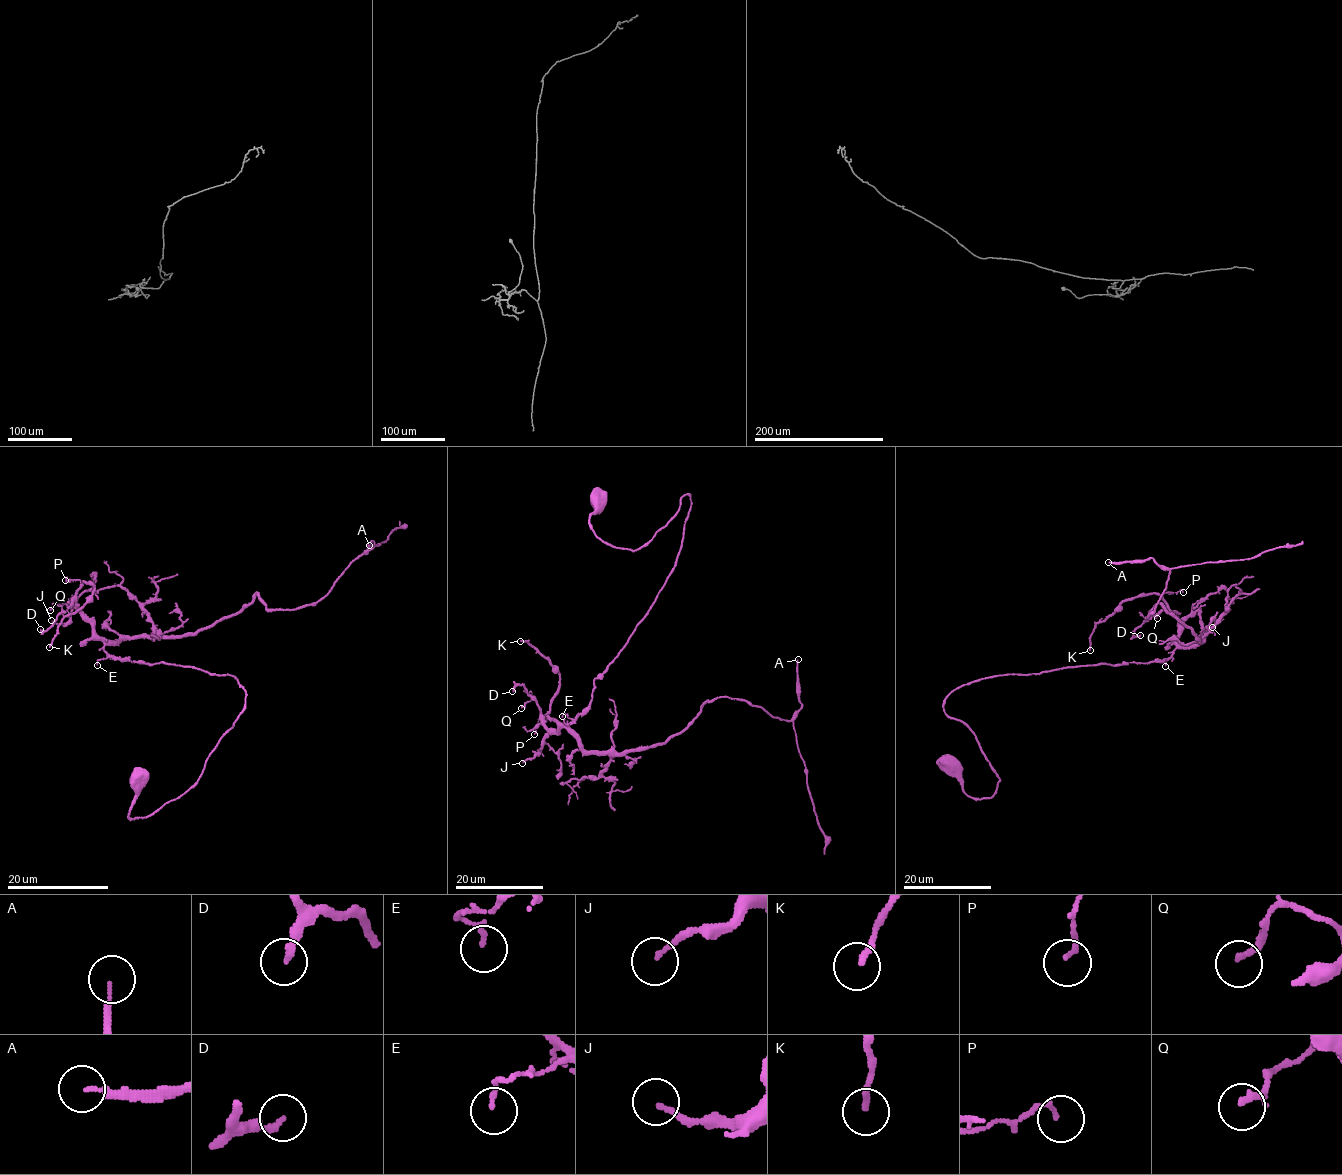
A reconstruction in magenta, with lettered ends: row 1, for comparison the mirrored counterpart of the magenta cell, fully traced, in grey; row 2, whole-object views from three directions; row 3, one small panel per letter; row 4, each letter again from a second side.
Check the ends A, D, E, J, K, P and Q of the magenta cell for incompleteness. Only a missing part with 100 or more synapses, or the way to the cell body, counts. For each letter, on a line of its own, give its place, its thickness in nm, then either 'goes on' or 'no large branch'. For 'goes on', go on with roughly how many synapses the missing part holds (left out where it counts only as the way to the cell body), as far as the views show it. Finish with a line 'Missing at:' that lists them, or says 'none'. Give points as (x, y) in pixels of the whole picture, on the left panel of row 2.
A: at (369, 545); 160 nm thick; goes on; about 200 synapses
D: at (40, 629); 190 nm thick; no large branch
E: at (97, 665); 140 nm thick; no large branch
J: at (51, 620); 150 nm thick; no large branch
K: at (49, 647); 180 nm thick; no large branch
P: at (65, 580); 140 nm thick; no large branch
Q: at (50, 610); 140 nm thick; no large branch
Missing at: A

